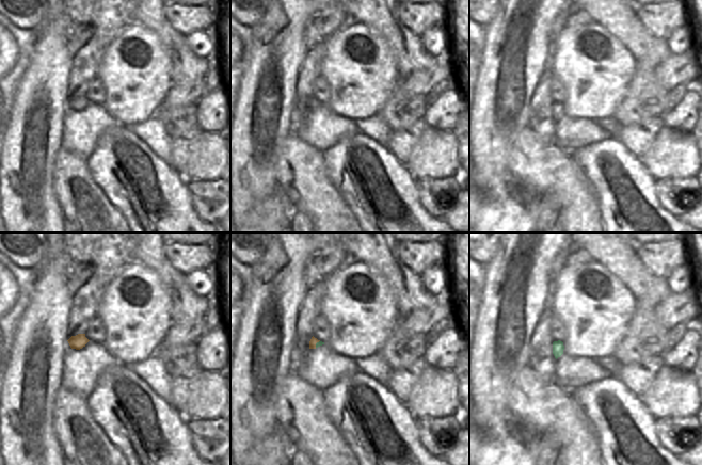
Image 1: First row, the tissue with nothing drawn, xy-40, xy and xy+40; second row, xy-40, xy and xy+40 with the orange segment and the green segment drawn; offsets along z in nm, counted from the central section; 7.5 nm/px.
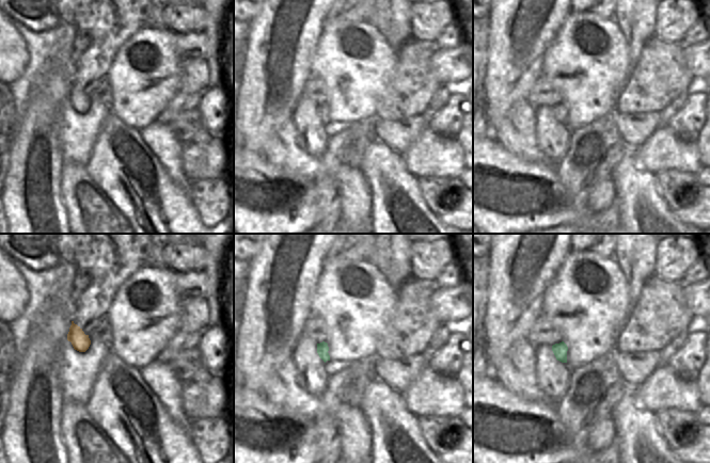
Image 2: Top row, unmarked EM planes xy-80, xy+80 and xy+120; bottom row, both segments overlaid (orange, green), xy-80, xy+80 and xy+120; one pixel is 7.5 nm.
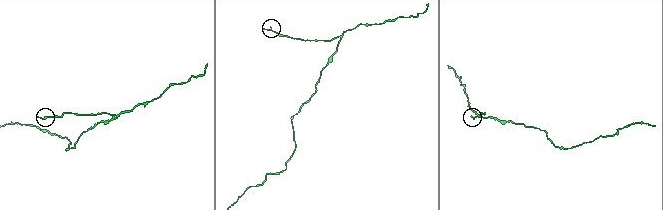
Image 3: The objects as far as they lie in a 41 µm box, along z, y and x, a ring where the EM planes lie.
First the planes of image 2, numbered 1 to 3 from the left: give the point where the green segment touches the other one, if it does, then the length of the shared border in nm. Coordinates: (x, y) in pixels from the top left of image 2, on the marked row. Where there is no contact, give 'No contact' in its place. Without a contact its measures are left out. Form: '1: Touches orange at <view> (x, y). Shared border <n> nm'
1: No contact
2: No contact
3: No contact

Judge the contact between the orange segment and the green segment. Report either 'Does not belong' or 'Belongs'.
Belongs

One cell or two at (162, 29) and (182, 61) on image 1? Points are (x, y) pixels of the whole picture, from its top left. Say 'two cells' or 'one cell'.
one cell

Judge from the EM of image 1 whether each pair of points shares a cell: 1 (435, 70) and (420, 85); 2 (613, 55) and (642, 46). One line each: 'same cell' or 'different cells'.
1: same cell
2: different cells

